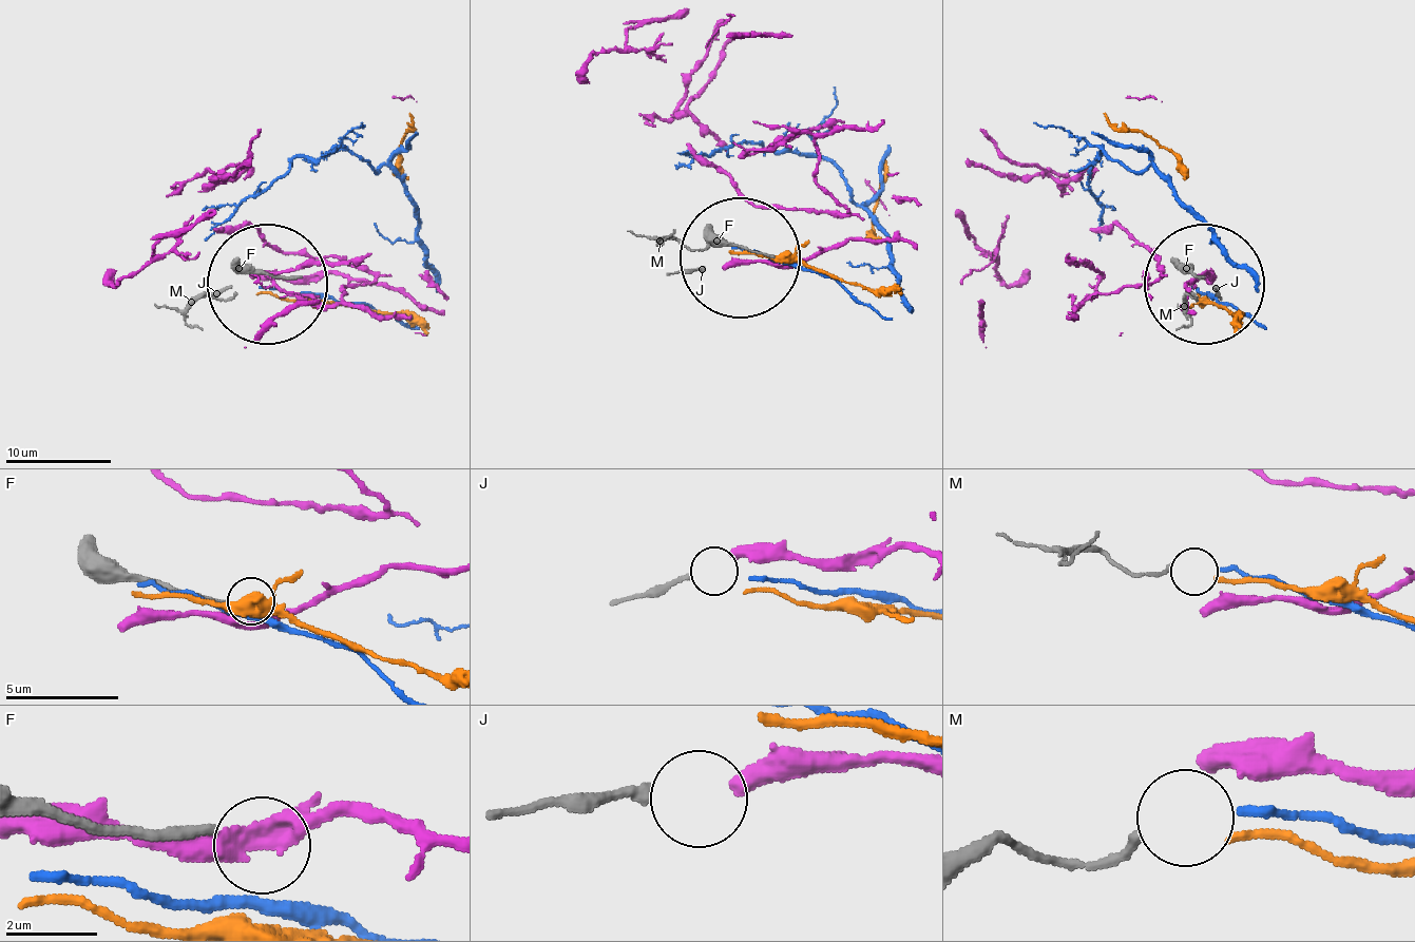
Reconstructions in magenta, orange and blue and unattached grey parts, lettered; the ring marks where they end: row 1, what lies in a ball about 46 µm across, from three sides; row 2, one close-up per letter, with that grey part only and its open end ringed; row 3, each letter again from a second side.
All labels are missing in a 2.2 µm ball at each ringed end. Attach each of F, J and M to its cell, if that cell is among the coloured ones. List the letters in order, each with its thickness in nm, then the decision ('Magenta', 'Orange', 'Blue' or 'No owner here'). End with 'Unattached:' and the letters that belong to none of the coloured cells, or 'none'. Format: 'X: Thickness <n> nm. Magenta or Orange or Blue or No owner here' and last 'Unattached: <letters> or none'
F: Thickness 240 nm. No owner here
J: Thickness 240 nm. Magenta
M: Thickness 200 nm. Blue
Unattached: F

